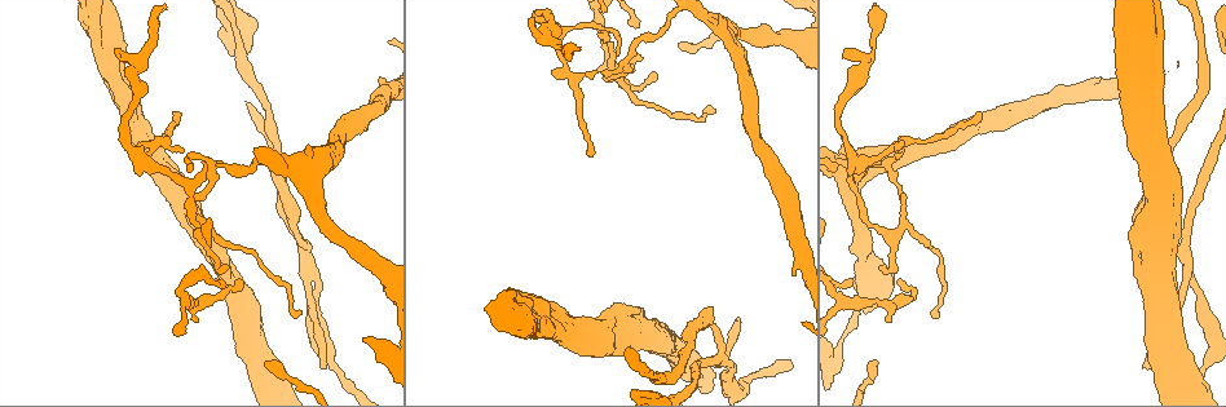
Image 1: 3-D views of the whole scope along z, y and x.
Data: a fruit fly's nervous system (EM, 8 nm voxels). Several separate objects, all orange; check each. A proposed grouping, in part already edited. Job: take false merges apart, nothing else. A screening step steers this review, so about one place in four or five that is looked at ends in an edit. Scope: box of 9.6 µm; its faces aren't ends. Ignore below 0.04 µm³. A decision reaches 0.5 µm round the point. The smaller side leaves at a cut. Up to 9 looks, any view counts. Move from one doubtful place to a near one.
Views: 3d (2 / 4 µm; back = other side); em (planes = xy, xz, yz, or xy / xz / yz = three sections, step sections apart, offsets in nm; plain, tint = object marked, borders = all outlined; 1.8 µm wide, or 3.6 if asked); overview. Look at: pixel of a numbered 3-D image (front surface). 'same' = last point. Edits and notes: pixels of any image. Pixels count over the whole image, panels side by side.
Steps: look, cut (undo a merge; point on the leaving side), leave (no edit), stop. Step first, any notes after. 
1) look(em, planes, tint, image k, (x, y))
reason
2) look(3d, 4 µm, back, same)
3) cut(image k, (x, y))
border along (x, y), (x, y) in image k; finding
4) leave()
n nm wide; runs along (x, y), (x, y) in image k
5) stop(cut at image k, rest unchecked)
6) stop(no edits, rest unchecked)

look(em, planes, tint, image 1, (871, 228))
abrupt turn

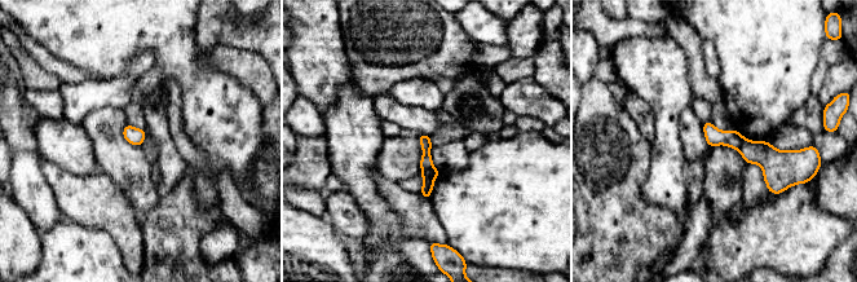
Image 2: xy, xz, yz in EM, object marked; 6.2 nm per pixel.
cut(image 2, (425, 162))
border along (433, 167), (422, 171) in image 2; a second cell is stuck on

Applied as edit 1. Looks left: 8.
look(em, xz, step 4, tint, image 1, (1188, 261))
sharp bend

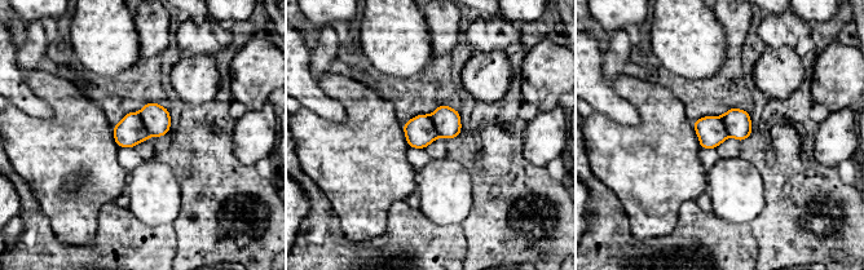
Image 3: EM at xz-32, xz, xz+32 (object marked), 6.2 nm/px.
look(em, planes, tint, same)
cut it another way

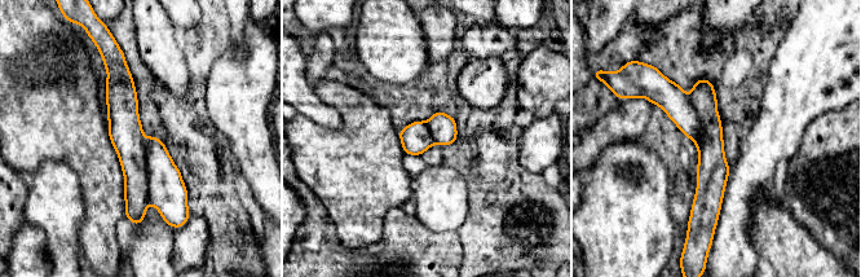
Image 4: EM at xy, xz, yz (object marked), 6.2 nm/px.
cut(image 4, (127, 136))
the part that leaves runs along (123, 66), (136, 220) in image 4; a second cell is stuck on

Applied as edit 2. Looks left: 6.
look(overview)
redraw

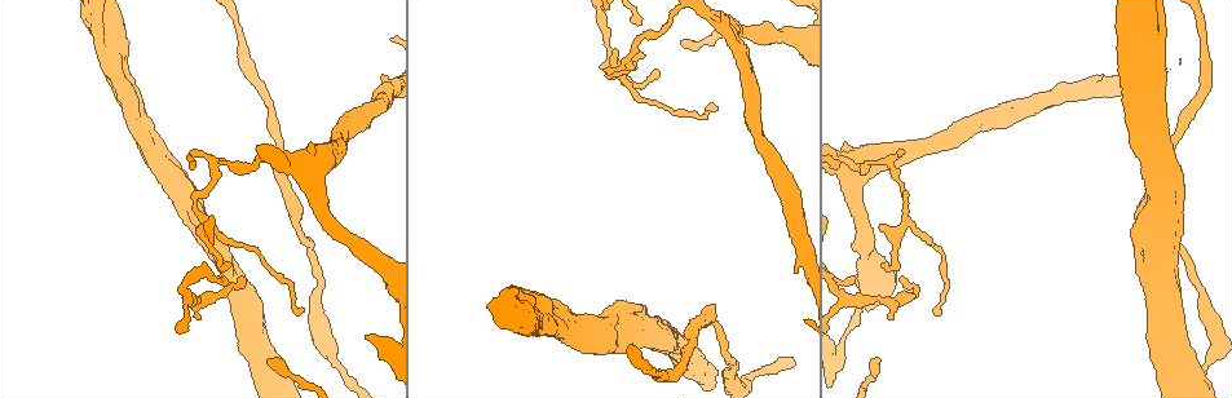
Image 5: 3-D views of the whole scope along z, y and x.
look(em, 3.6 µm, planes, tint, image 5, (188, 208))
arms part here

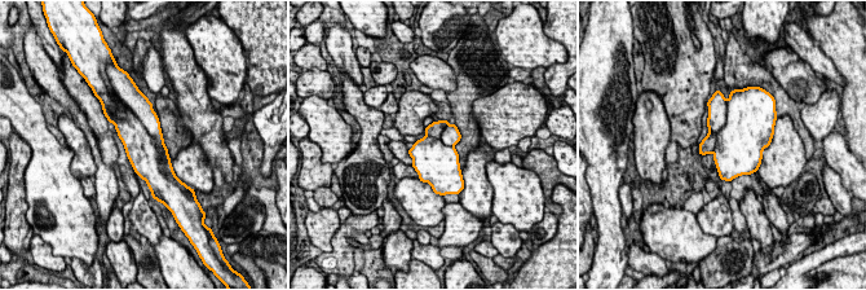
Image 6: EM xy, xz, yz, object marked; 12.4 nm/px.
cut(image 6, (434, 130))
500 nm wide; border along (447, 123), (438, 137), (427, 136) in image 6; two cells meet here

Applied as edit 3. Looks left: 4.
stop(cut at image 2, cut at image 4, cut at image 6, rest unchecked)

